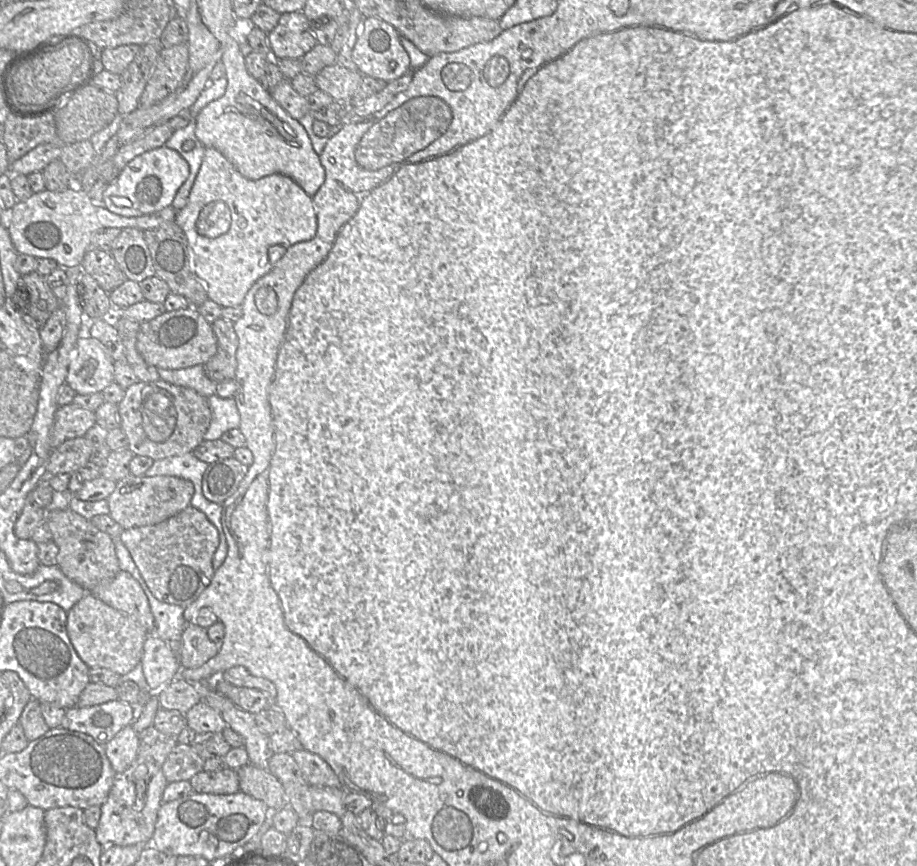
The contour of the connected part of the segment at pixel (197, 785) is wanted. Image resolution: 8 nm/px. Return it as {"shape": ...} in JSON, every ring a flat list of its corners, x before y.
{"shape":[[228,767,220,771,201,771,189,782,197,793,233,794,240,791,237,771]]}

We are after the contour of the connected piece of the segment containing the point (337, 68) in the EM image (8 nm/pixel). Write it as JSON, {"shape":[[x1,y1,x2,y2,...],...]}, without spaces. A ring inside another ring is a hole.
{"shape":[[339,63,322,69,315,81,319,90,329,94,336,102,348,102,360,86,363,75,353,72]]}

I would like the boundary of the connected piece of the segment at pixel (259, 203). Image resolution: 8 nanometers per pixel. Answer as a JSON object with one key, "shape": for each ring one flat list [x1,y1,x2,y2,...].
{"shape":[[206,148,202,164,190,191,187,204,179,210,175,217,176,224,182,229,193,251,193,271,203,280,208,293,208,299,222,307,238,307,242,305,244,298,253,284,267,274,272,264,269,261,268,251,271,246,281,245,290,247,302,241,313,239,317,233,317,217,312,197,310,197,294,180,283,174,272,174,258,180,250,180,243,177,236,168,219,151,214,148]]}

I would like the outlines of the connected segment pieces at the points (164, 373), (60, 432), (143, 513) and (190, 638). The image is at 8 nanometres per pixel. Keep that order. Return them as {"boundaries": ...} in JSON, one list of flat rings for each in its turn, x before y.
{"boundaries":[[[204,365,173,370,159,369,159,376,170,384,192,388,206,398,216,394,218,383,207,377]],[[74,404,59,407,54,415,51,435,51,449,65,441,82,437,96,424,95,412,80,408]],[[128,475,116,483,115,490,107,498,109,515,123,529,155,525,187,508,190,505,194,491,191,481,175,476]],[[196,623,186,624,178,650,182,668,198,668,218,652,218,645,209,639,205,628]]]}

